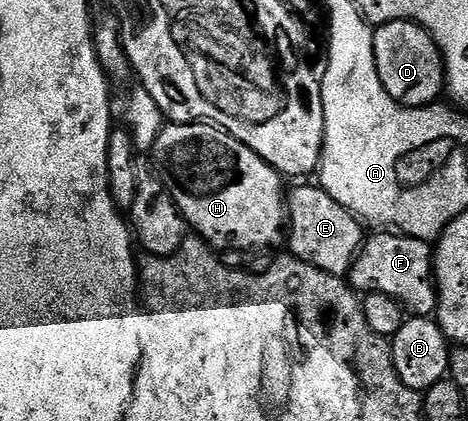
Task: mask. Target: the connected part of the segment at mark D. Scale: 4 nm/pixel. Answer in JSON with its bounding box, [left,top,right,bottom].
[373,20,447,108]

